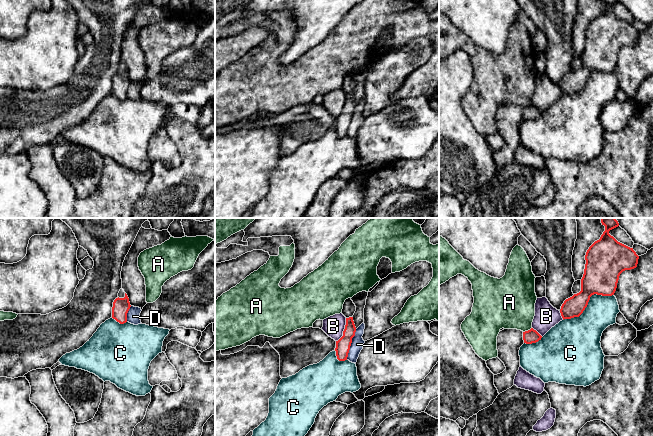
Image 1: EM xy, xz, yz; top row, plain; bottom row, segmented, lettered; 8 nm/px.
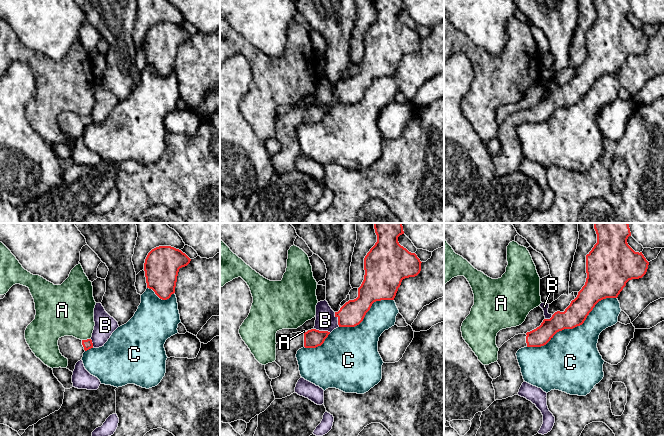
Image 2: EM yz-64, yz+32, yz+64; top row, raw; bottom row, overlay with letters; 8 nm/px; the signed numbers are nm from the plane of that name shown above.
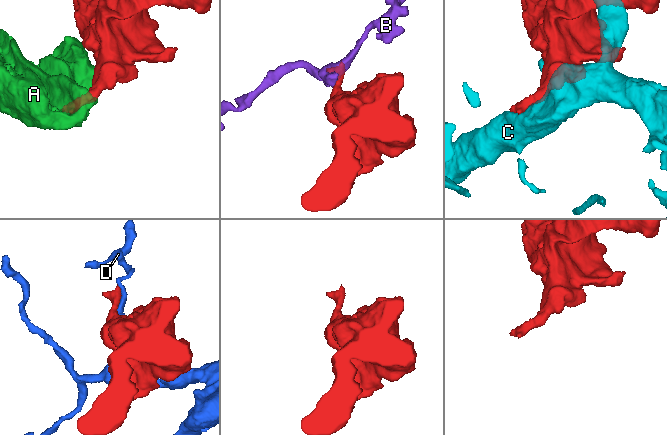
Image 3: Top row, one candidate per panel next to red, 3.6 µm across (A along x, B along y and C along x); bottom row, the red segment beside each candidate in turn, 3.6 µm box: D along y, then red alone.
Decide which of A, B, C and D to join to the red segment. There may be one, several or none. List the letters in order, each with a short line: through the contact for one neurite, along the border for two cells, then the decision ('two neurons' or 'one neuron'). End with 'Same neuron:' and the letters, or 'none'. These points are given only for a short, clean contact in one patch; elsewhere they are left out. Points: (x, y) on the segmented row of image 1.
A: line yz (531, 327), (523, 332); two neurons
B: line xz (346, 318), (343, 334), (336, 341); two neurons
C: two neurons
D: two neurons
Same neuron: none

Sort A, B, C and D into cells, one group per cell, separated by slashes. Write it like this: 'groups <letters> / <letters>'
groups A / B / C / D

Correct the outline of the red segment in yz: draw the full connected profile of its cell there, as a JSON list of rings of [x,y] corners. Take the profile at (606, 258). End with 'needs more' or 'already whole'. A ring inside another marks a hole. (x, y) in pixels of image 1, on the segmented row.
[[[601,218],[605,231],[595,241],[585,255],[585,269],[581,279],[581,291],[566,299],[560,313],[564,319],[579,317],[594,294],[614,295],[620,274],[637,267],[639,256],[633,250],[609,234],[618,227],[615,218]]] | already whole

